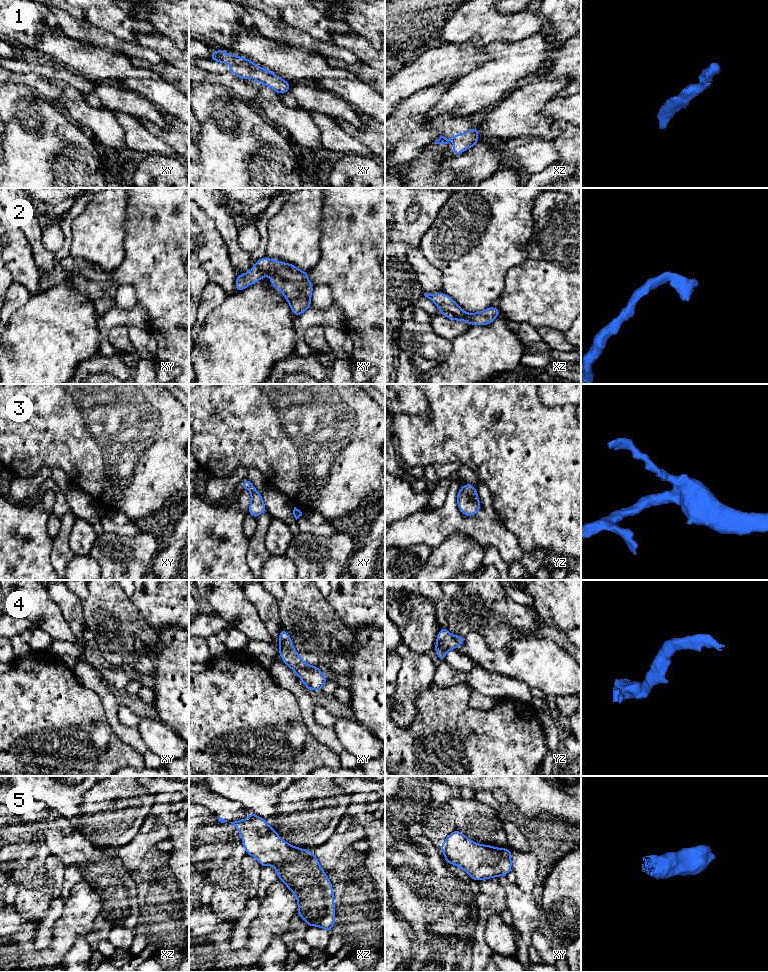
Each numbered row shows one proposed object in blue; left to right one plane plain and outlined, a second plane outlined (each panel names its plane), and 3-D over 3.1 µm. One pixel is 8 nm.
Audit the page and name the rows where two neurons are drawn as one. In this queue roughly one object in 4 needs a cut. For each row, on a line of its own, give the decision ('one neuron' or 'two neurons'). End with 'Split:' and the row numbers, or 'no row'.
1: one neuron
2: one neuron
3: one neuron
4: one neuron
5: one neuron
Split: no row

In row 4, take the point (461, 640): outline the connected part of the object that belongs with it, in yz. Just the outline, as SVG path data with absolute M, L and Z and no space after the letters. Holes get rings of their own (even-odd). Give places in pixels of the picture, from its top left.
M440 628L440 631L437 635L436 646L434 650L437 653L439 661L445 661L445 654L448 650L455 649L464 644L466 641L466 637L452 635L448 632L447 628Z

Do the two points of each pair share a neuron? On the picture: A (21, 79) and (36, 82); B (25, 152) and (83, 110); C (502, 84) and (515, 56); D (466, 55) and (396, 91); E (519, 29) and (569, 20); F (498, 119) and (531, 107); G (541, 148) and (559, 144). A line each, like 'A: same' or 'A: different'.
A: same
B: different
C: same
D: same
E: different
F: same
G: different

